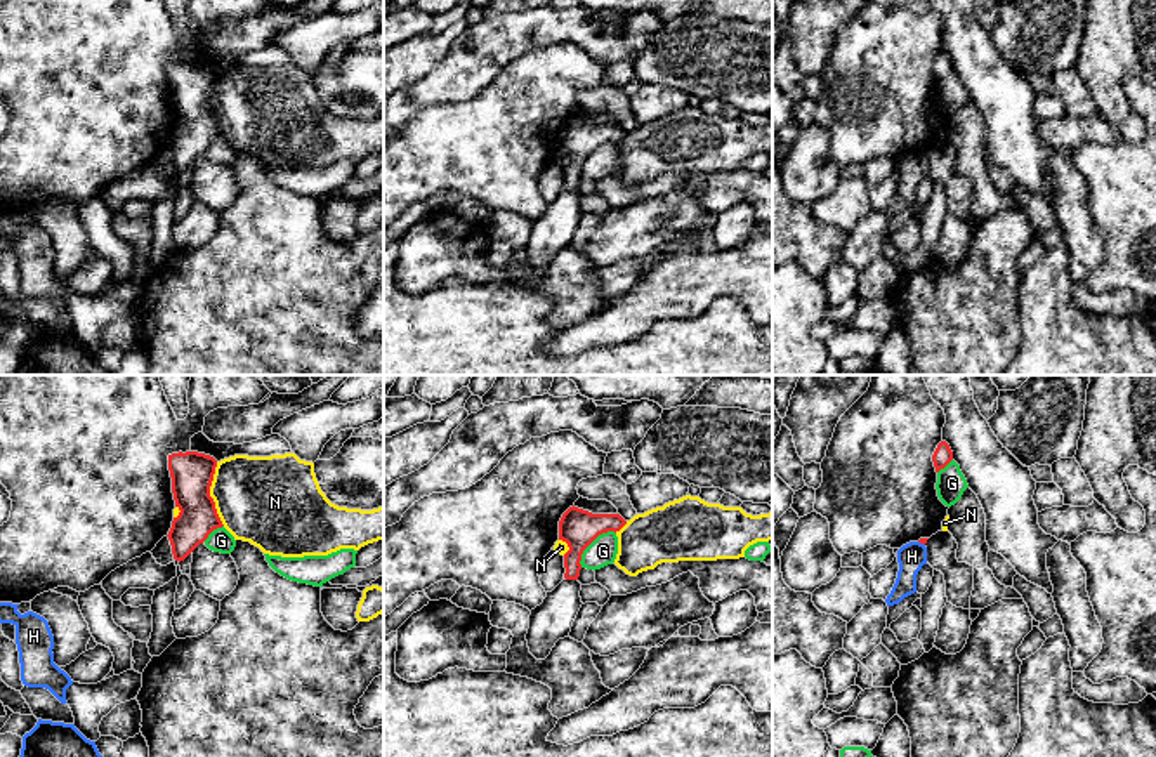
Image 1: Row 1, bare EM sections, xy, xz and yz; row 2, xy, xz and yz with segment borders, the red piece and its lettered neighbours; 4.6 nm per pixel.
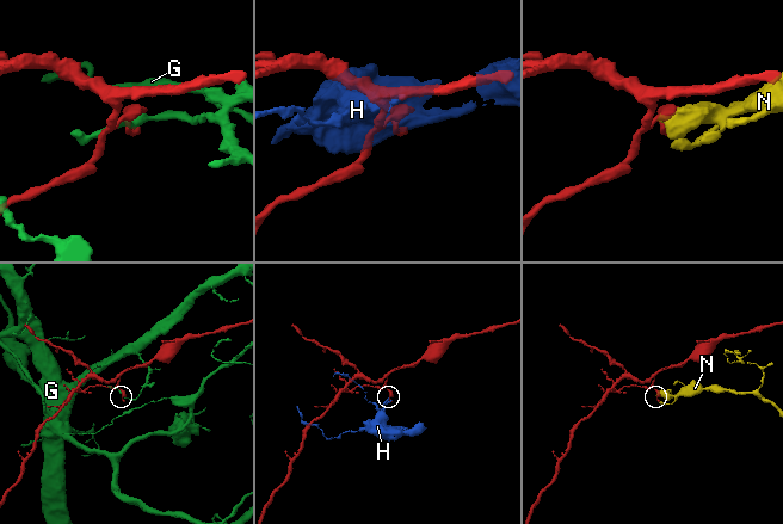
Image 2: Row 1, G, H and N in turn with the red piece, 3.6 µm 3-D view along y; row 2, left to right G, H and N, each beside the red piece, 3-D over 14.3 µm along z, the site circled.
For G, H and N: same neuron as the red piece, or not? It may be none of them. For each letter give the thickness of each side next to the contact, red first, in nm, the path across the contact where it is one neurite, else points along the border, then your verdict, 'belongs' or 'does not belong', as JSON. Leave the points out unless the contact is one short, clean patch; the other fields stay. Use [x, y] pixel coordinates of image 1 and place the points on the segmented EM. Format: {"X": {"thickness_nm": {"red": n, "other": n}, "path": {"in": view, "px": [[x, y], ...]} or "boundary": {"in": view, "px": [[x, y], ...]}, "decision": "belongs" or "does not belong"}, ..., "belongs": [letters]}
{"G": {"thickness_nm": {"red": 180, "other": 130}, "decision": "does not belong"}, "H": {"thickness_nm": {"red": 30, "other": 130}, "boundary": {"in": "yz", "px": [[919, 540], [924, 546]]}, "decision": "does not belong"}, "N": {"thickness_nm": {"red": 200, "other": 400}, "boundary": {"in": "xy", "px": [[216, 462], [210, 497], [224, 525]]}, "decision": "does not belong"}, "belongs": []}

